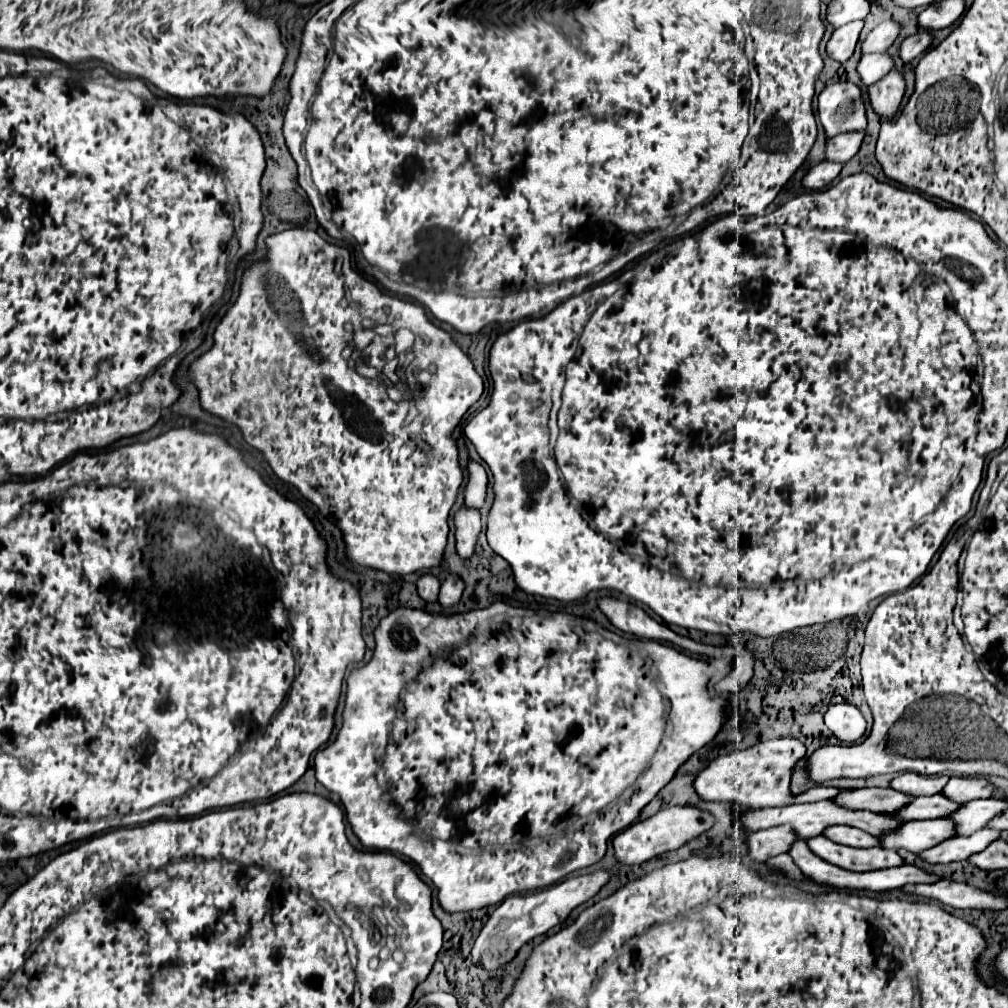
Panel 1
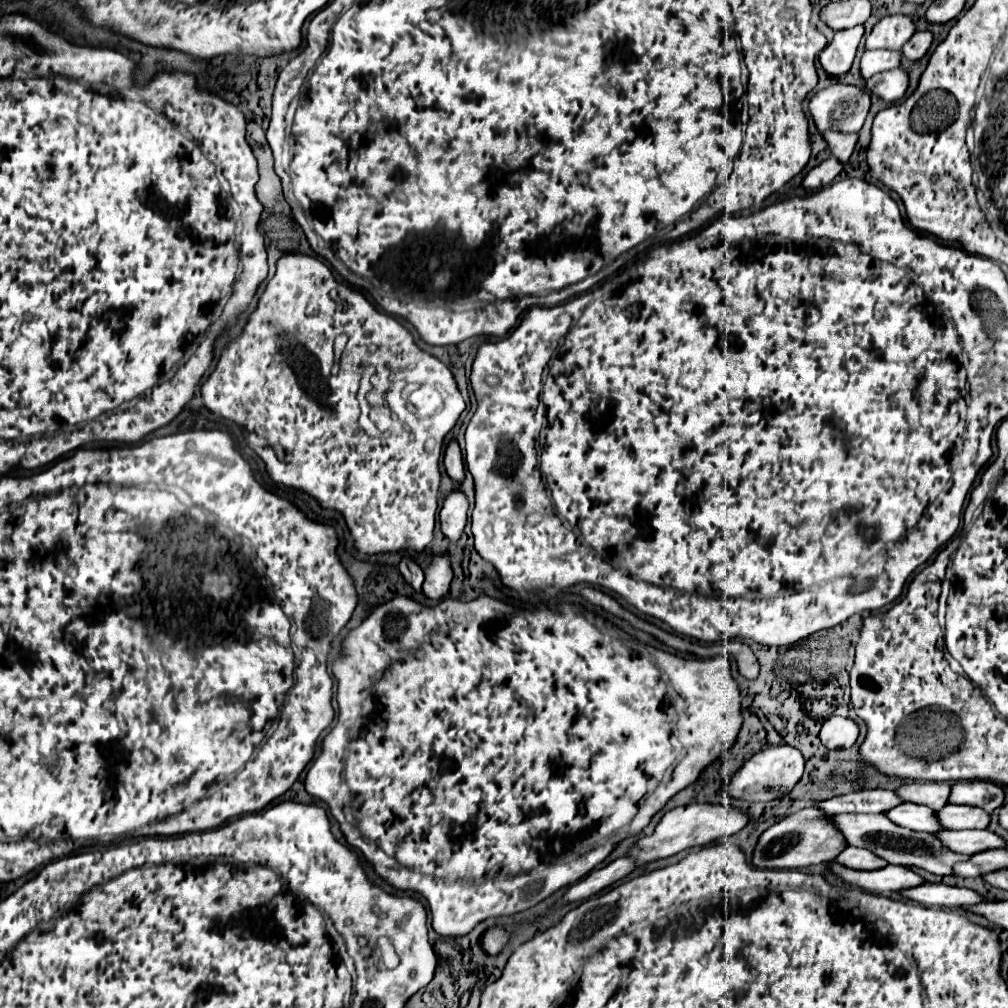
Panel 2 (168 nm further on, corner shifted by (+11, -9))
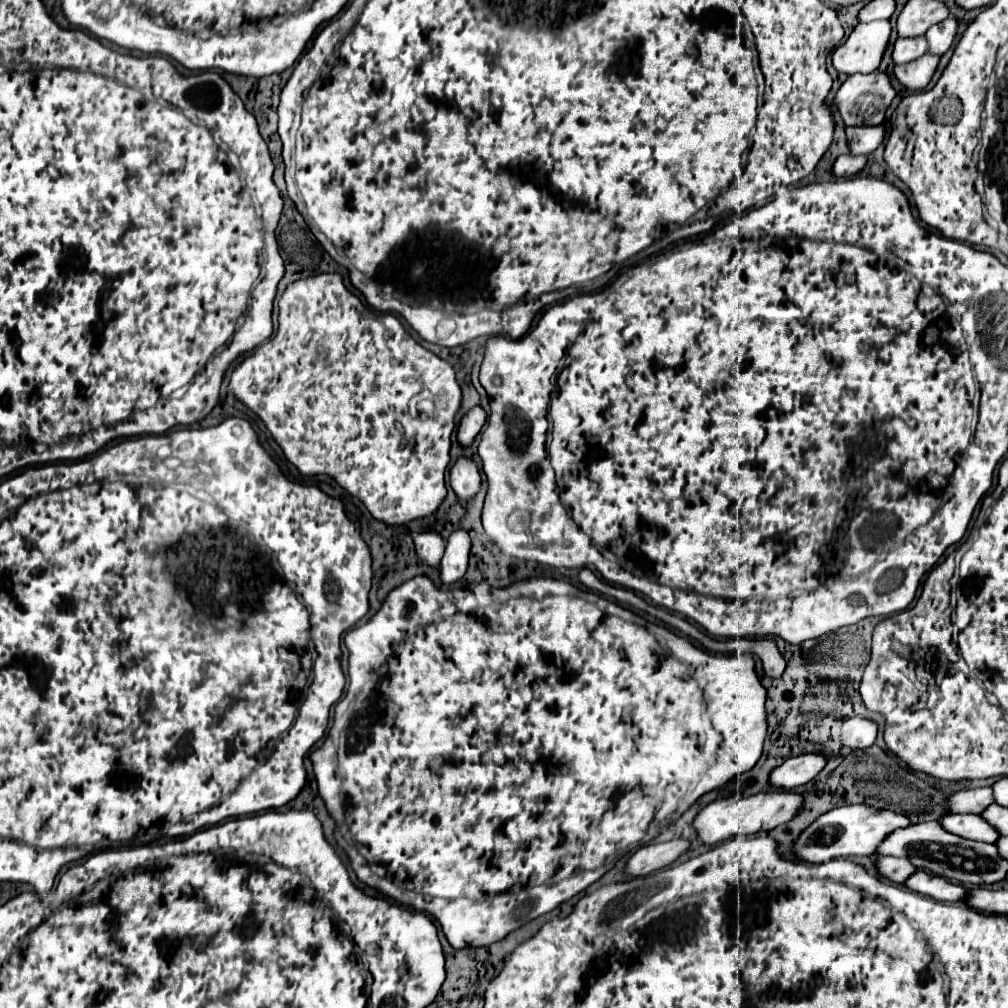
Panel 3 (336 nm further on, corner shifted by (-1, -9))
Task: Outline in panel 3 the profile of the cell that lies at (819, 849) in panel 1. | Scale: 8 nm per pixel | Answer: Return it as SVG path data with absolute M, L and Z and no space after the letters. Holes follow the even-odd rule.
M918 869L916 875L912 875L912 879L908 879L908 883L904 887L914 891L914 893L920 893L924 897L932 897L940 903L960 901L960 899L964 899L964 893L966 893L966 887L962 887L958 883L952 883L944 877L926 873L922 869Z

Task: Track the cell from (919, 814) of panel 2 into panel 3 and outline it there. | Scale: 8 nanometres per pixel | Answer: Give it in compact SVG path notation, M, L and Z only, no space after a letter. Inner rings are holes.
M944 815L938 821L948 833L966 837L966 839L974 839L974 841L984 841L984 843L996 843L996 839L1000 837L998 831L988 825L980 815Z

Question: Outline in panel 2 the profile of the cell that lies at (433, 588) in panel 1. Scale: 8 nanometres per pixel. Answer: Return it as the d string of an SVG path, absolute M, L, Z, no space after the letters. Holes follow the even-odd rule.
M402 557L398 569L400 569L400 573L404 575L404 579L412 585L414 591L420 591L420 589L422 589L422 583L424 583L424 571L420 569L420 565L418 565L412 557Z

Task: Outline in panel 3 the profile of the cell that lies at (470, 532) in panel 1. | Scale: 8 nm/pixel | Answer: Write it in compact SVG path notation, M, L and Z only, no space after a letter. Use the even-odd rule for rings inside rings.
M462 457L450 469L450 485L452 485L454 493L458 495L458 499L464 499L468 503L480 493L482 477L480 477L476 465L470 459Z

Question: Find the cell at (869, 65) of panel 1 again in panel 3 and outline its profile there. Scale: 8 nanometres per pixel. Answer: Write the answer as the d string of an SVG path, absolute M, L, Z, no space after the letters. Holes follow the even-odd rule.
M926 37L896 39L896 43L894 43L894 51L892 51L892 61L894 61L896 65L910 63L910 61L920 59L920 55L924 55L926 51L928 51Z

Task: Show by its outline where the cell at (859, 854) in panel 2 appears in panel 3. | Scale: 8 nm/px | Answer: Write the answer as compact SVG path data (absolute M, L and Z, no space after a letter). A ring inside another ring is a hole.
M872 855L874 857L874 867L876 871L890 879L892 883L904 883L908 879L908 875L912 875L916 871L916 867L908 861L908 859L898 859L898 857L888 857L888 855Z

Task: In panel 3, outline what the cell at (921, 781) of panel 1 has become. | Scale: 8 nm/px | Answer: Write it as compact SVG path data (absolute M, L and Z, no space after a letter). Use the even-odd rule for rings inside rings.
M990 787L978 789L960 789L946 795L948 813L982 813L990 803L994 803Z

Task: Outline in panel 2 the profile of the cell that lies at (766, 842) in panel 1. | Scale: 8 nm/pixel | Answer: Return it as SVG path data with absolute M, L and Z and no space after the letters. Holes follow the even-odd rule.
M808 807L766 829L754 849L752 863L758 869L798 869L798 867L834 861L840 855L840 851L844 851L846 847L848 841L836 829L832 815L822 811L820 807Z

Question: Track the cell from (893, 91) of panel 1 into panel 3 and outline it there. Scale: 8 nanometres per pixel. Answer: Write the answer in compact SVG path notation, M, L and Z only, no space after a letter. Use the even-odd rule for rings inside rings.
M926 53L916 61L910 61L910 63L904 63L904 65L896 65L894 67L894 75L910 91L926 89L926 85L930 83L930 79L932 79L932 75L936 71L938 59L940 57L934 57L934 55Z

